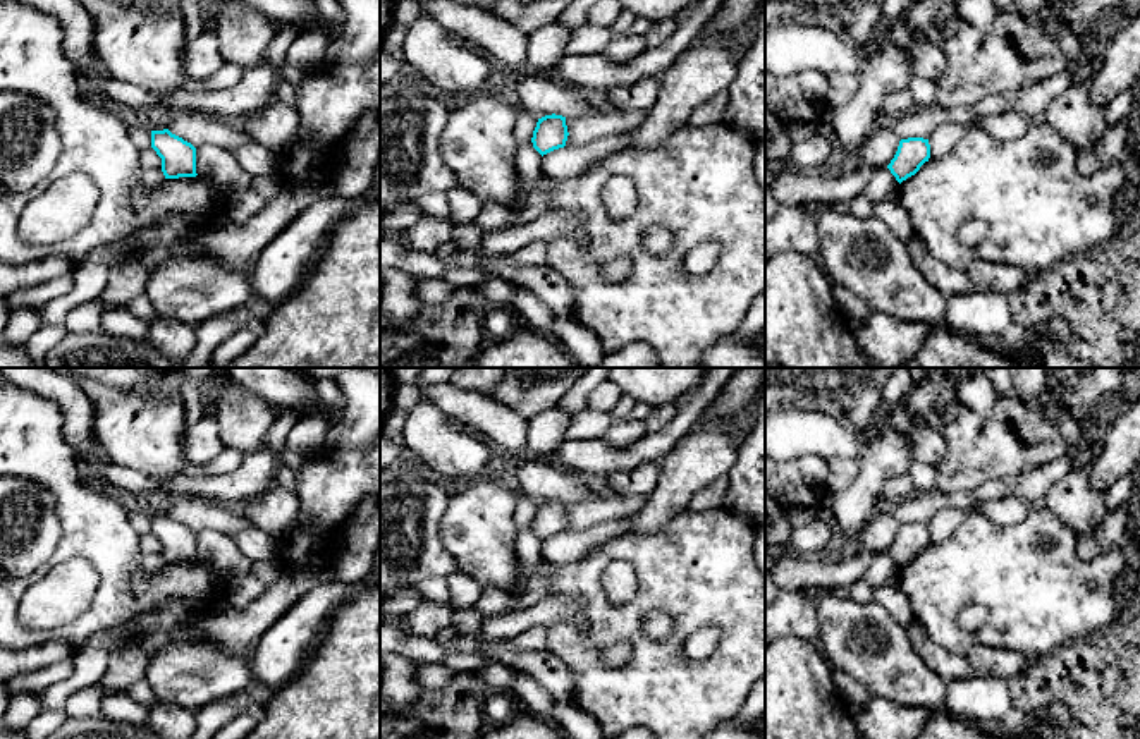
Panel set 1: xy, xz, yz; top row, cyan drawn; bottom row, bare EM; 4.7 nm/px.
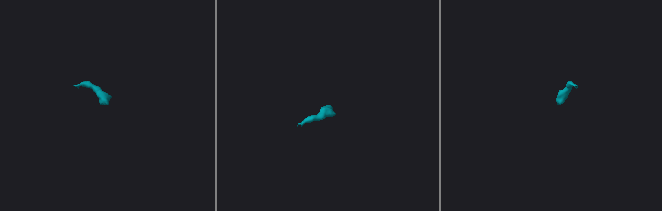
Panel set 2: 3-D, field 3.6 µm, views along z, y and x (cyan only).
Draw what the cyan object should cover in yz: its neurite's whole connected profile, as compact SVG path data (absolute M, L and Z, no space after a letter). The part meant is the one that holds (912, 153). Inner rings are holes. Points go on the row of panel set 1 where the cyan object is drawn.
M908 137L901 139L898 151L887 168L901 184L908 177L915 175L920 167L930 158L929 139L923 137Z

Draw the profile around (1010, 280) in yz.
M977 260L966 273L980 290L992 290L1014 299L1028 294L1030 273L1018 266Z

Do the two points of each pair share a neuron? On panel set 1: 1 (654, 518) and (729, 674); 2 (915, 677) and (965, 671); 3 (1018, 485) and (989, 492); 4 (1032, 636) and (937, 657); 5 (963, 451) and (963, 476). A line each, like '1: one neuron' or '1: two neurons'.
1: two neurons
2: two neurons
3: one neuron
4: two neurons
5: one neuron

